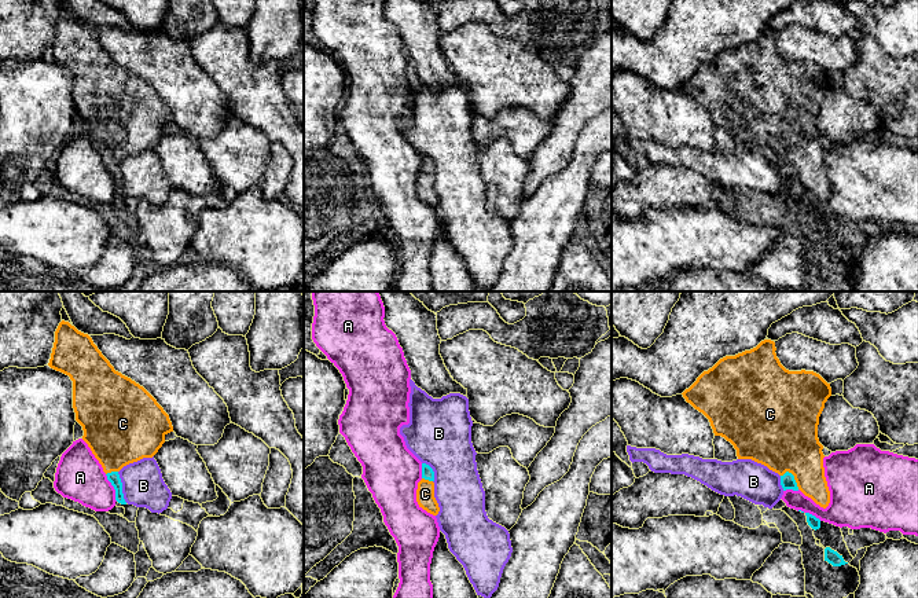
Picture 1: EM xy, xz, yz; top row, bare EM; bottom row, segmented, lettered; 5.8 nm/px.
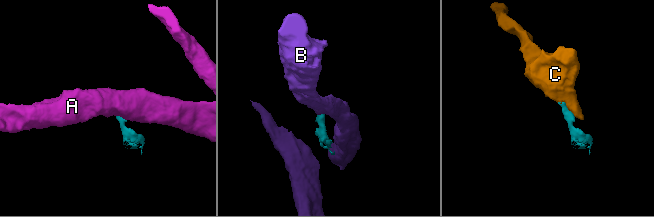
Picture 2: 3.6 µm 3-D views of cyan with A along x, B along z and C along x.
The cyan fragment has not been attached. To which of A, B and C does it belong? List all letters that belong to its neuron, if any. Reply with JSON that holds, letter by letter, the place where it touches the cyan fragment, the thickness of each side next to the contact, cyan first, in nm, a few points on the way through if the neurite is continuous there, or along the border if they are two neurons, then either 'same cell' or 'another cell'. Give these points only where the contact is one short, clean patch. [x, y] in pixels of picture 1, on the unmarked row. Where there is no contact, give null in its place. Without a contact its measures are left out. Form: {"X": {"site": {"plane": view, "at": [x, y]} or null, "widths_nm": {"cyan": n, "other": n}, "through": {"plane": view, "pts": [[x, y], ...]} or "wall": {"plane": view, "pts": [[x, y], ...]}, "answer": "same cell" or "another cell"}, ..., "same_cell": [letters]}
{"A": {"site": {"plane": "xy", "at": [114, 180]}, "widths_nm": {"cyan": 70, "other": 280}, "wall": {"plane": "xy", "pts": [[105, 167], [114, 182], [117, 193]]}, "answer": "another cell"}, "B": {"site": {"plane": "xy", "at": [121, 179]}, "widths_nm": {"cyan": 70, "other": 240}, "wall": {"plane": "xy", "pts": [[117, 164], [121, 172], [122, 190], [127, 194]]}, "answer": "another cell"}, "C": {"site": {"plane": "yz", "at": [793, 168]}, "widths_nm": {"cyan": 90, "other": 420}, "through": {"plane": "yz", "pts": [[788, 173], [793, 168], [793, 143], [782, 127]]}, "answer": "same cell"}, "same_cell": ["C"]}

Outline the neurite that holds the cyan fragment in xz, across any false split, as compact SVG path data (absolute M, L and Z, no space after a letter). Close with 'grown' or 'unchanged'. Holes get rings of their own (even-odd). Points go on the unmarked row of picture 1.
M422 155L422 172L418 175L416 194L419 199L427 205L437 208L440 203L438 195L434 190L434 164L433 161Z; grown

